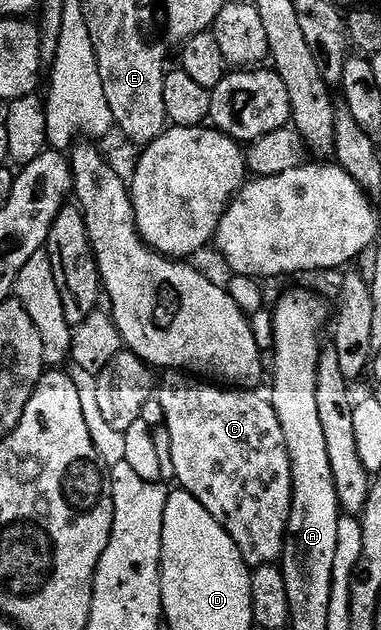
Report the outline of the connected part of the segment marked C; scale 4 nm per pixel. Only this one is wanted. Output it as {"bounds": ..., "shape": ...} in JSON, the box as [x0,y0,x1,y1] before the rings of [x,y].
{"bounds":[157,371,291,567],"shape":[[[167,371],[162,374],[161,380],[157,385],[157,399],[161,403],[163,412],[163,425],[167,429],[167,445],[171,448],[171,457],[169,453],[169,469],[175,472],[178,488],[184,489],[233,539],[233,543],[241,551],[243,561],[249,567],[258,567],[263,565],[275,565],[283,555],[283,540],[287,538],[287,520],[291,510],[291,460],[289,451],[285,447],[285,435],[281,431],[281,423],[277,419],[277,411],[271,406],[270,400],[263,397],[255,389],[237,389],[234,387],[224,387],[219,383],[208,383],[203,379],[196,379],[182,371]]]}

